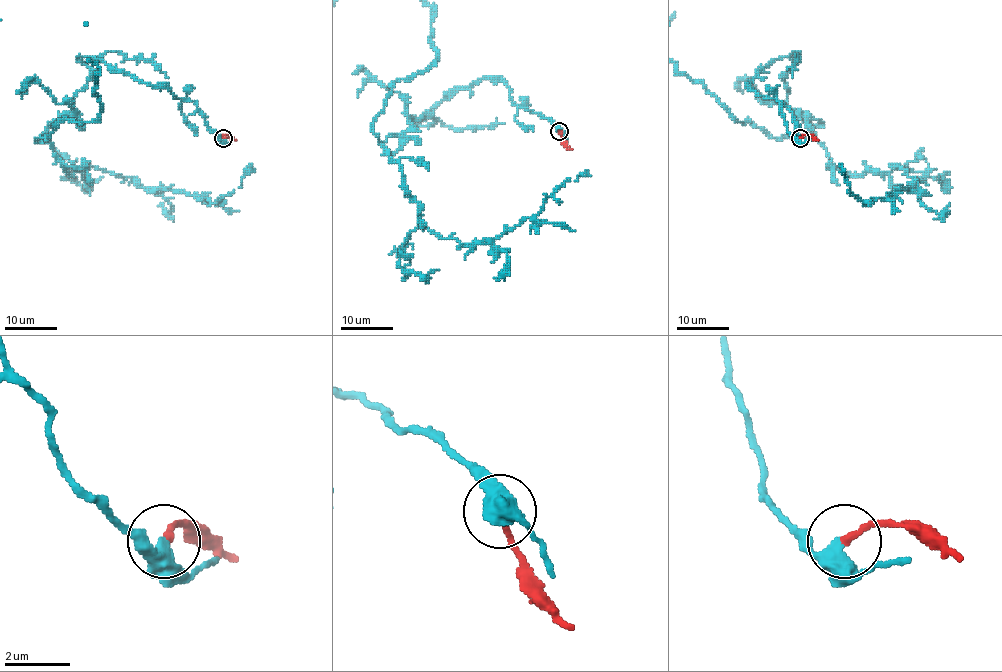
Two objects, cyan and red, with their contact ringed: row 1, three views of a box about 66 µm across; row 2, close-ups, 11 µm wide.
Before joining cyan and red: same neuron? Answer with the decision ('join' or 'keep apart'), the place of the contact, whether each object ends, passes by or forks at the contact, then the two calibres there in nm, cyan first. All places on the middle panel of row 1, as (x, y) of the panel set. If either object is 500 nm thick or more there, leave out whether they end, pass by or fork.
join | (559, 131) | cyan forks | red ends | 380/240 nm

